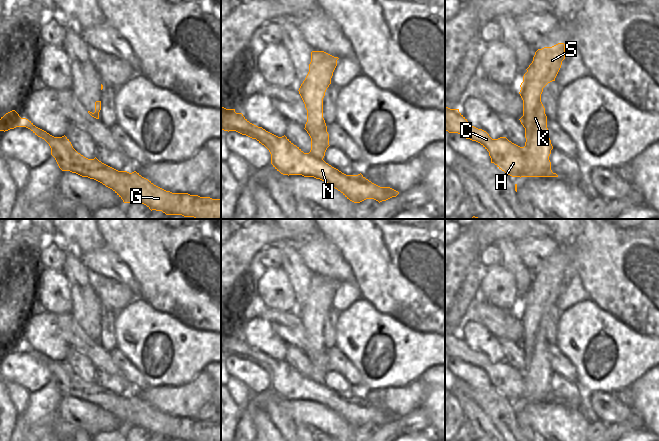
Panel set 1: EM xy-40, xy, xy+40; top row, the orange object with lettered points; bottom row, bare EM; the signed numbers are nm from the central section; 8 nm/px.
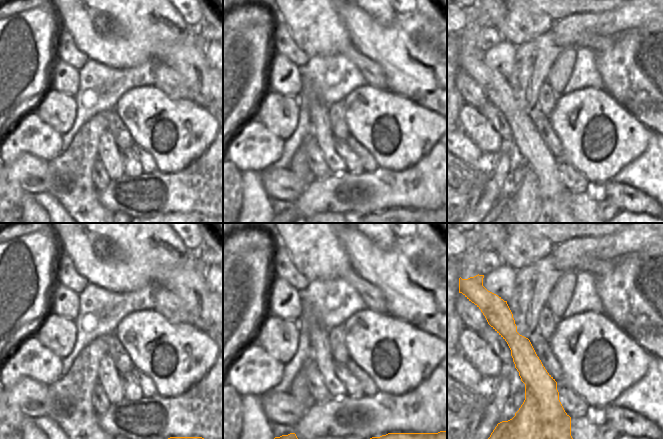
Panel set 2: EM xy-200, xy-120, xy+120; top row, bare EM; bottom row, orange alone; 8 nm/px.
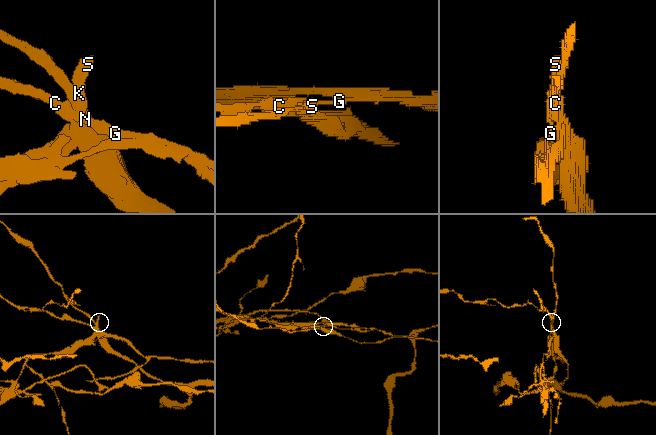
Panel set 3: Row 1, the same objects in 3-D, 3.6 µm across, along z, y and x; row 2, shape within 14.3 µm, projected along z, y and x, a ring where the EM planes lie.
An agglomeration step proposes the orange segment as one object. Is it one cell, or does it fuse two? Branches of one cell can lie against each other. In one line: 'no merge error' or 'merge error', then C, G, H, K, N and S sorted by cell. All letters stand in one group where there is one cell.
merge error; C G H N / K S

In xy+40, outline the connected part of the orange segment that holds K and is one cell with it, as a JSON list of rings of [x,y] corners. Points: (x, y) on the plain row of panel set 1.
[[[558,267],[552,271],[544,271],[535,276],[532,287],[526,293],[523,306],[519,316],[523,324],[523,340],[519,343],[525,352],[525,401],[551,401],[551,386],[549,380],[553,370],[549,362],[547,352],[547,340],[545,332],[541,326],[543,312],[555,302],[561,292],[562,285],[565,283],[565,268]]]

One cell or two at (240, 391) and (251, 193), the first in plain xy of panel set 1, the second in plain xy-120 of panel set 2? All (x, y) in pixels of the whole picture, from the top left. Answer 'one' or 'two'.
one

